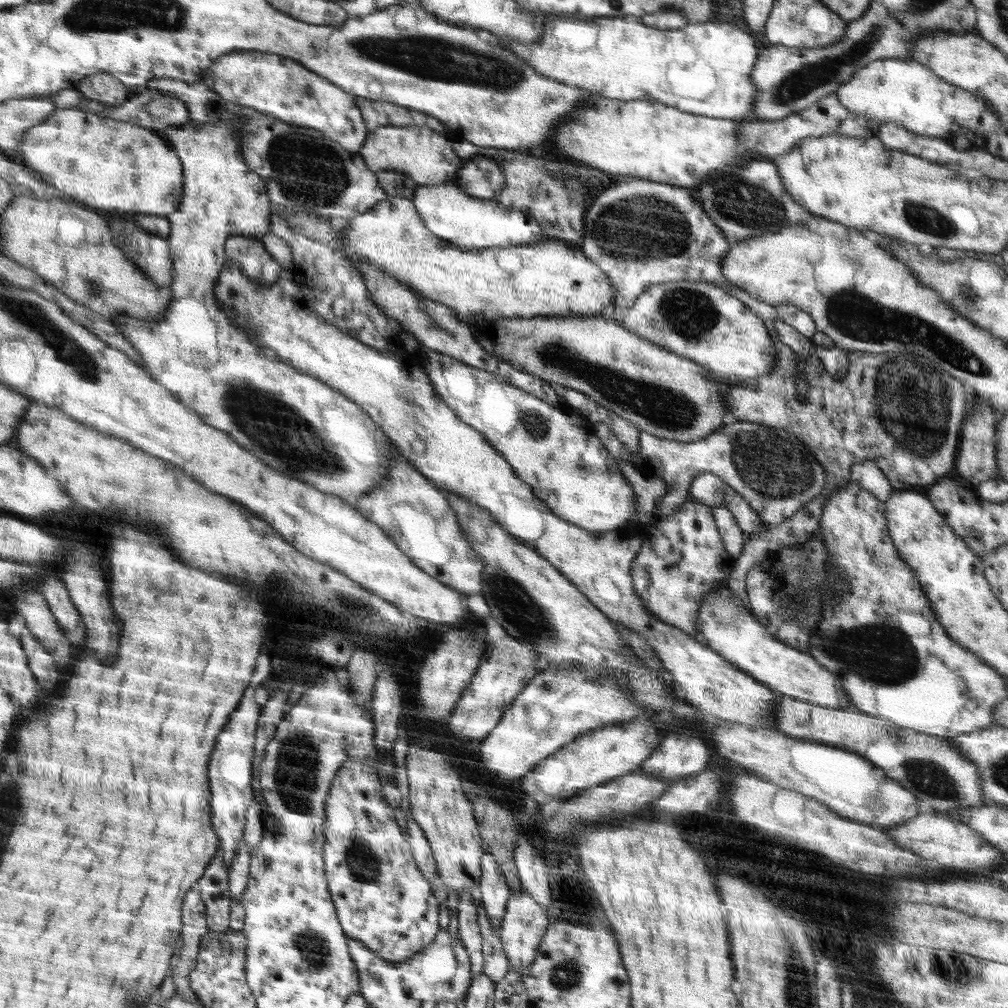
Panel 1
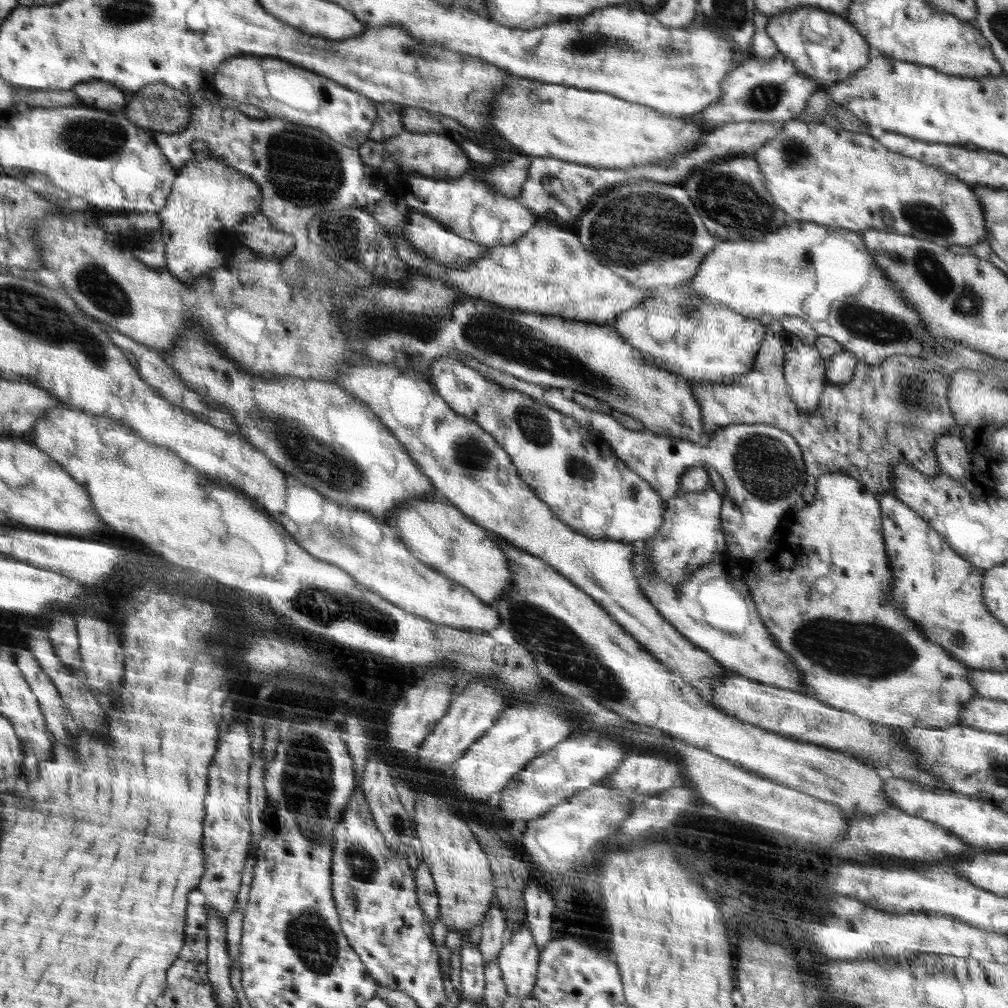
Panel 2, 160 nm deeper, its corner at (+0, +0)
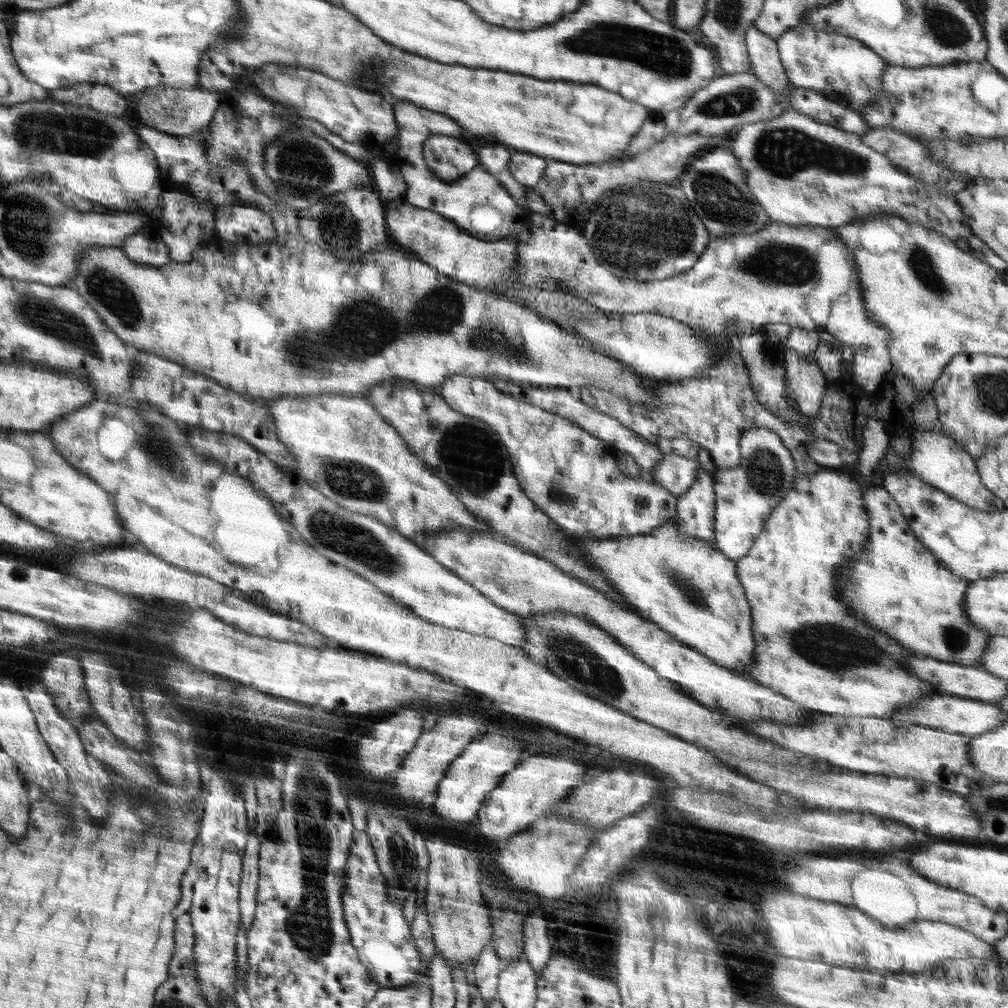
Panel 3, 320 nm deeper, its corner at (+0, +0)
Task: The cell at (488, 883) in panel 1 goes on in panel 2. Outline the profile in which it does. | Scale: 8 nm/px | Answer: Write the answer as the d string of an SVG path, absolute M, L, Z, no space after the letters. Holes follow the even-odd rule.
M494 892L494 899L491 902L490 911L485 916L485 922L481 925L482 930L480 930L480 934L482 934L482 937L478 943L478 948L486 966L491 960L497 960L503 943L507 939L506 919L499 907L496 892Z

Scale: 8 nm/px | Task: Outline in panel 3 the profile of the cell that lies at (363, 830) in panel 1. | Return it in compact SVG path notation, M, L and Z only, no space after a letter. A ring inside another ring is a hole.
M358 831L358 844L354 844L354 856L350 856L350 872L346 873L346 920L350 920L349 932L354 932L354 944L362 952L362 964L369 969L370 976L381 985L381 988L406 988L414 984L418 977L425 977L425 964L421 962L420 949L413 939L412 928L404 919L404 902L393 902L387 895L386 879L382 876L374 849L367 832Z

